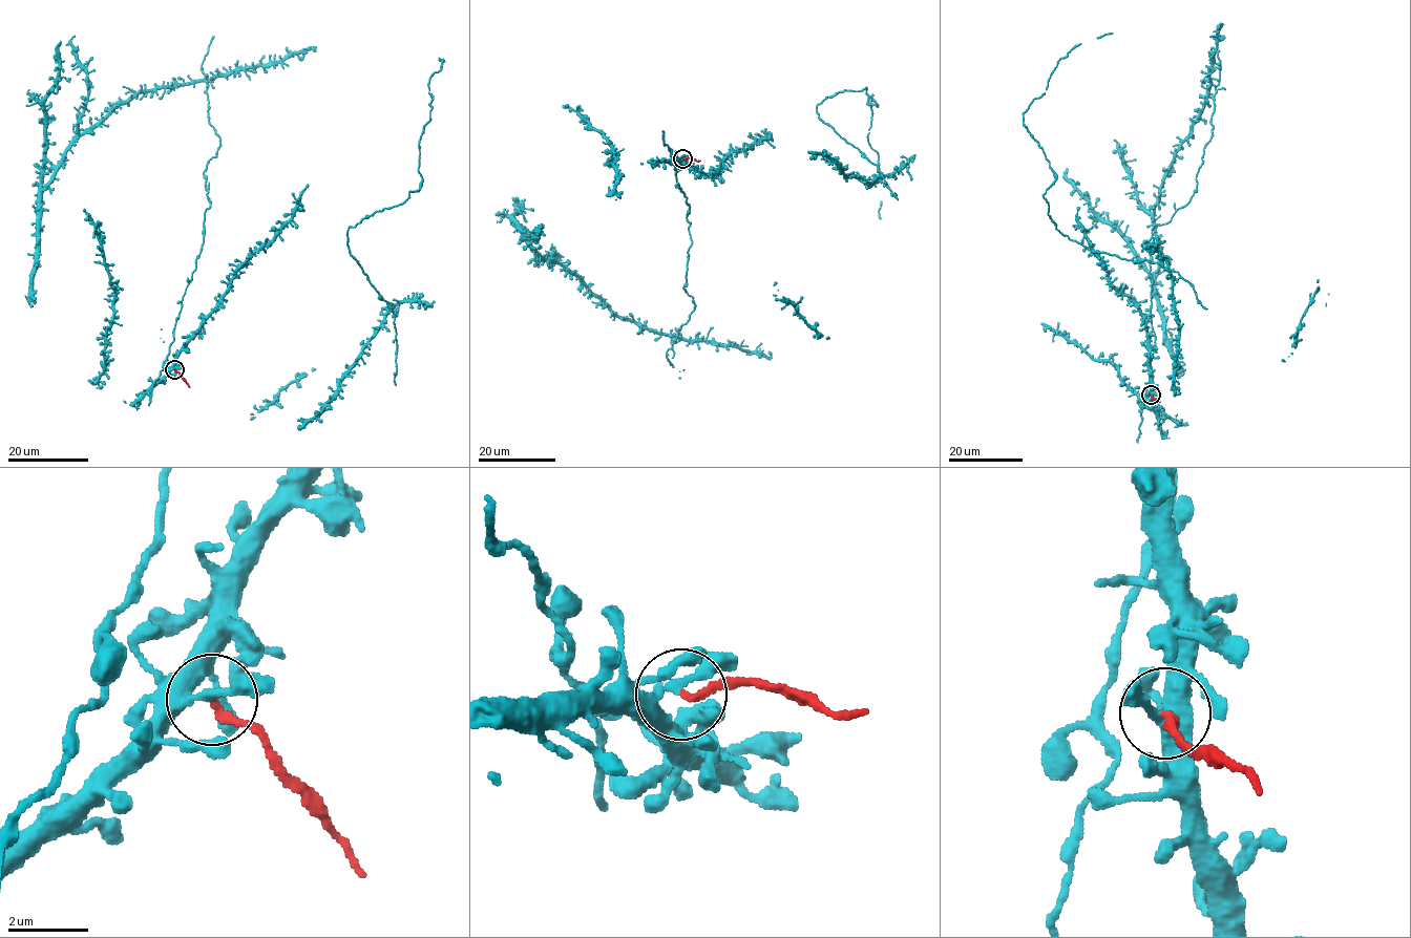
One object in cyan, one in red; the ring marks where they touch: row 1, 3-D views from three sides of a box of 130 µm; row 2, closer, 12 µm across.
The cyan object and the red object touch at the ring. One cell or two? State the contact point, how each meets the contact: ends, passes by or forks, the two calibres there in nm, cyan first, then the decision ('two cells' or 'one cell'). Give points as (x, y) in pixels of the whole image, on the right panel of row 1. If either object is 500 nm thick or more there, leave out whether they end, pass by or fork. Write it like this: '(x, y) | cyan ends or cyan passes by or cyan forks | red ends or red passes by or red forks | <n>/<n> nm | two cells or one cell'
(1151, 395) | cyan passes by | red ends | 200/180 nm | two cells

